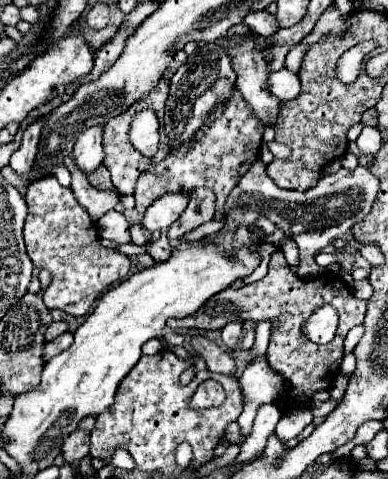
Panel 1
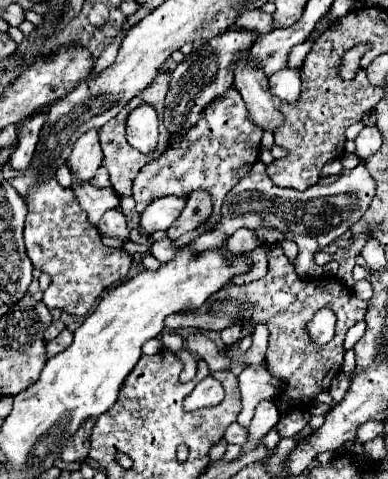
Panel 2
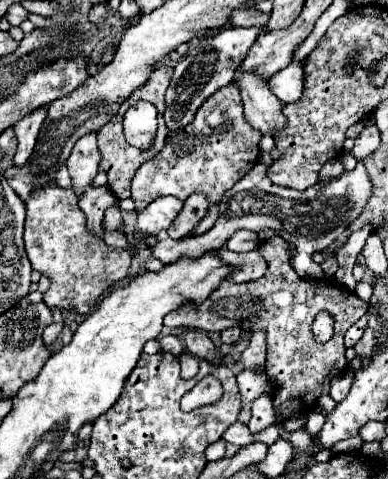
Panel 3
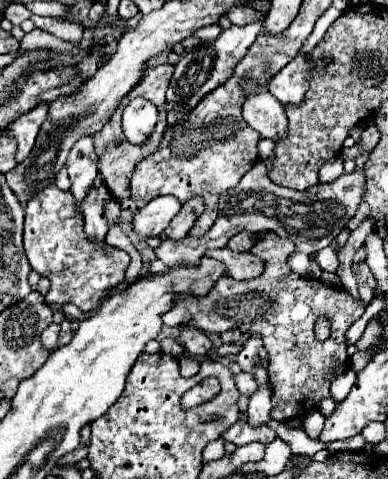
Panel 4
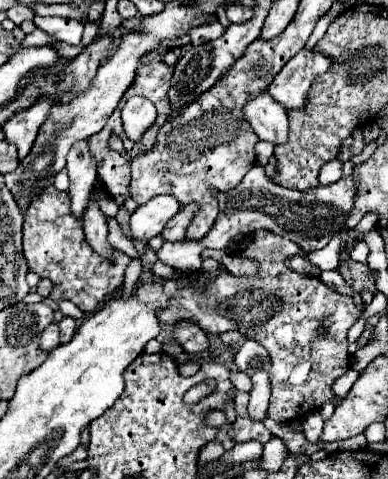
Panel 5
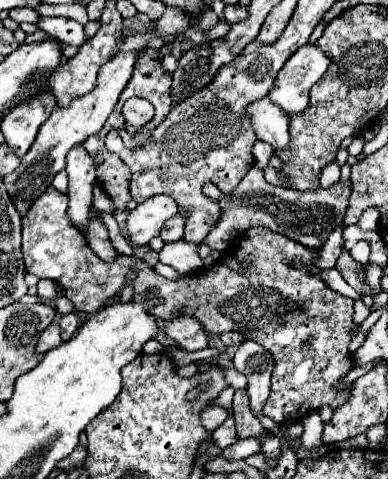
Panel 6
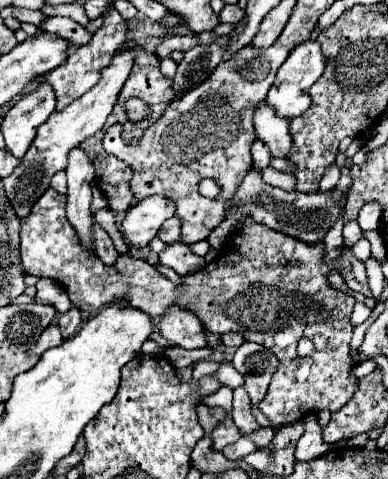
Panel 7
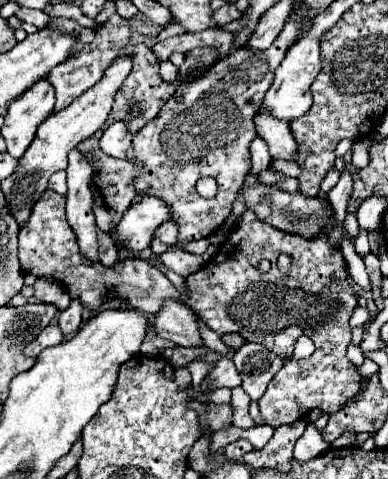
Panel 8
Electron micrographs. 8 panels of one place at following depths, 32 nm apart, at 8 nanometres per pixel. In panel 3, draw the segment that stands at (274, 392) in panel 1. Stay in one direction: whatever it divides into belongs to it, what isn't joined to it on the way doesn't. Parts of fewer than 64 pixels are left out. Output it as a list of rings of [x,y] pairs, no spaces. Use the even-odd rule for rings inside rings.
[[[242,370],[242,374],[238,374],[238,386],[240,386],[240,394],[242,394],[242,410],[240,410],[238,420],[242,424],[248,424],[252,400],[256,400],[256,396],[260,396],[260,388],[262,388],[262,394],[272,396],[274,384],[266,372],[260,374],[260,372],[252,372],[252,370]]]

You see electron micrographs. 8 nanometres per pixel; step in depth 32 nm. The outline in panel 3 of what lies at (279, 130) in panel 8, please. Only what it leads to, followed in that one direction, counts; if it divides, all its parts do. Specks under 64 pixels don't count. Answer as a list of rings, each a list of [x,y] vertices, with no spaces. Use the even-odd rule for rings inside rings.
[[[236,70],[236,86],[242,92],[246,120],[262,134],[276,134],[284,128],[286,118],[282,114],[282,102],[268,90],[268,82],[260,80],[254,72]]]

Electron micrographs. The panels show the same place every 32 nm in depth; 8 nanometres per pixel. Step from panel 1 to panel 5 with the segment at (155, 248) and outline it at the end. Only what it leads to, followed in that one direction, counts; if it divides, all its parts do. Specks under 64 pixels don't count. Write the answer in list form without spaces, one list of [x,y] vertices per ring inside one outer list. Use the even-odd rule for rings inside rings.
[[[256,164],[234,190],[216,194],[218,202],[220,202],[220,214],[216,218],[216,224],[210,228],[208,236],[204,236],[204,240],[184,238],[178,242],[164,242],[162,248],[158,250],[158,260],[172,266],[174,270],[182,268],[182,272],[192,272],[192,268],[202,266],[204,248],[224,250],[224,248],[228,248],[228,242],[232,238],[236,238],[238,234],[252,234],[254,230],[262,228],[262,230],[280,234],[300,246],[302,260],[288,260],[288,266],[294,272],[300,272],[306,276],[320,276],[320,268],[308,260],[308,254],[324,248],[334,234],[338,234],[346,228],[348,212],[352,212],[352,208],[354,208],[356,192],[358,192],[358,188],[356,188],[354,176],[342,176],[334,184],[308,188],[304,192],[282,188],[282,186],[274,184],[272,180],[268,180],[268,176],[264,174],[264,166]]]

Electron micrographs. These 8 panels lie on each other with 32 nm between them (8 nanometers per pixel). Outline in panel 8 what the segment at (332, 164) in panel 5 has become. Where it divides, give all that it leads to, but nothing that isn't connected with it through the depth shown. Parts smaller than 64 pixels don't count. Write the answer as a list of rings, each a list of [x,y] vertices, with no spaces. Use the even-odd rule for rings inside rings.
[[[336,168],[328,170],[328,172],[326,172],[326,176],[324,176],[324,180],[322,180],[322,184],[320,184],[322,194],[328,194],[328,192],[338,184],[338,178],[340,178],[340,172],[338,172]]]

